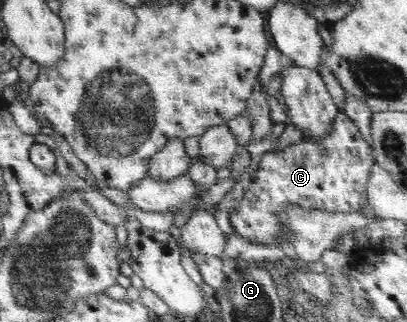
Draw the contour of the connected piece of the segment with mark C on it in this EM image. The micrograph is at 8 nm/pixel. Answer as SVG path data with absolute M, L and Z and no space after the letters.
M338 111L327 133L307 135L299 145L285 147L278 153L275 148L269 149L259 157L259 163L251 167L251 183L245 187L239 206L228 214L227 226L243 242L285 245L290 241L287 209L299 207L327 214L361 211L368 202L368 185L375 164L371 142L345 112Z

